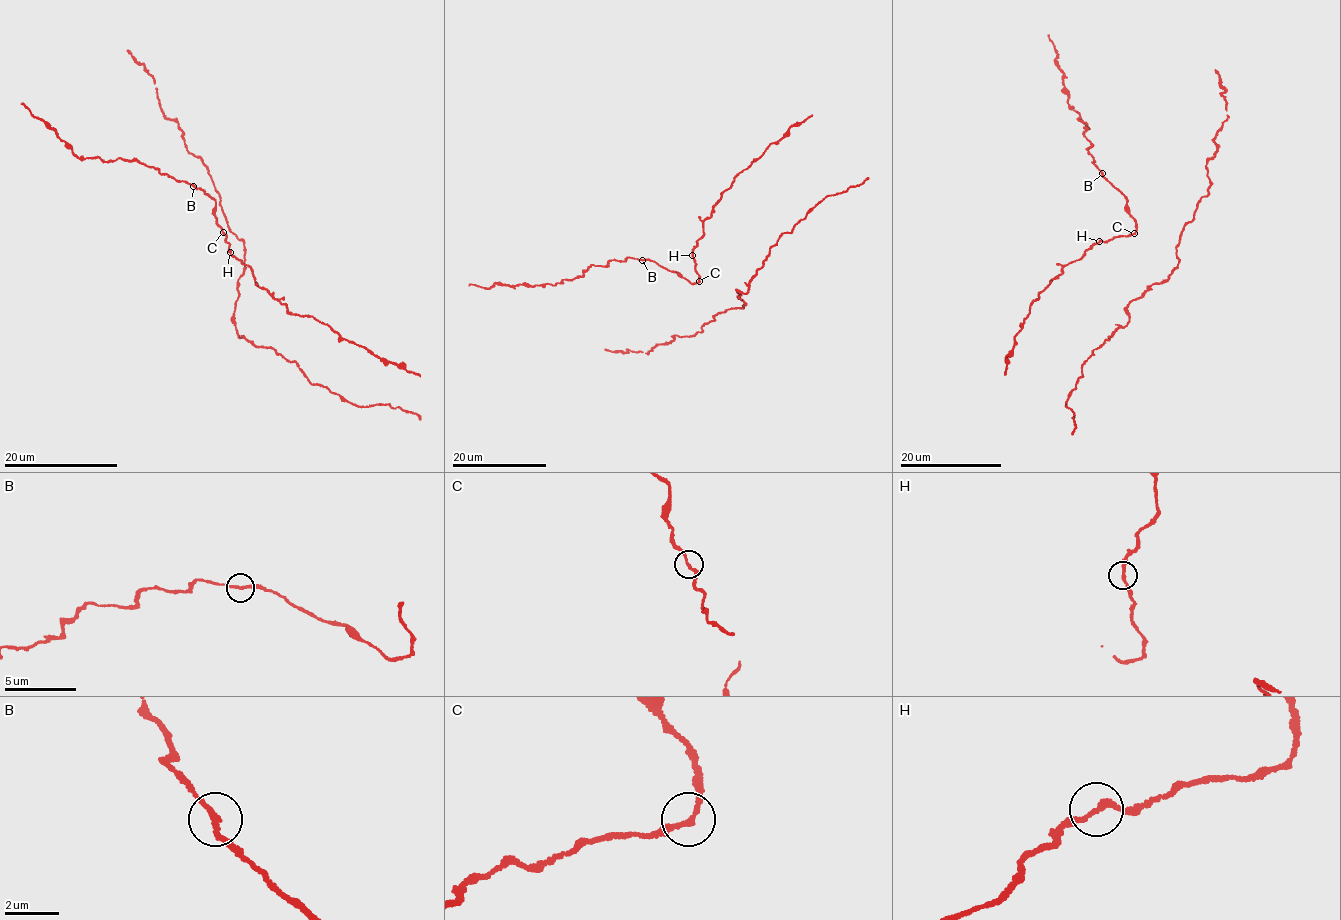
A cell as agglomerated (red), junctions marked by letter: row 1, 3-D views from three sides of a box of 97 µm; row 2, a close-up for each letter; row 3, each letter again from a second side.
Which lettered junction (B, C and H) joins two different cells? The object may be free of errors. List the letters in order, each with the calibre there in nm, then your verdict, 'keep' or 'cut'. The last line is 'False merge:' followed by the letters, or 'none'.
B: 200 nm thick; keep
C: 190 nm thick; keep
H: 200 nm thick; keep
False merge: none

